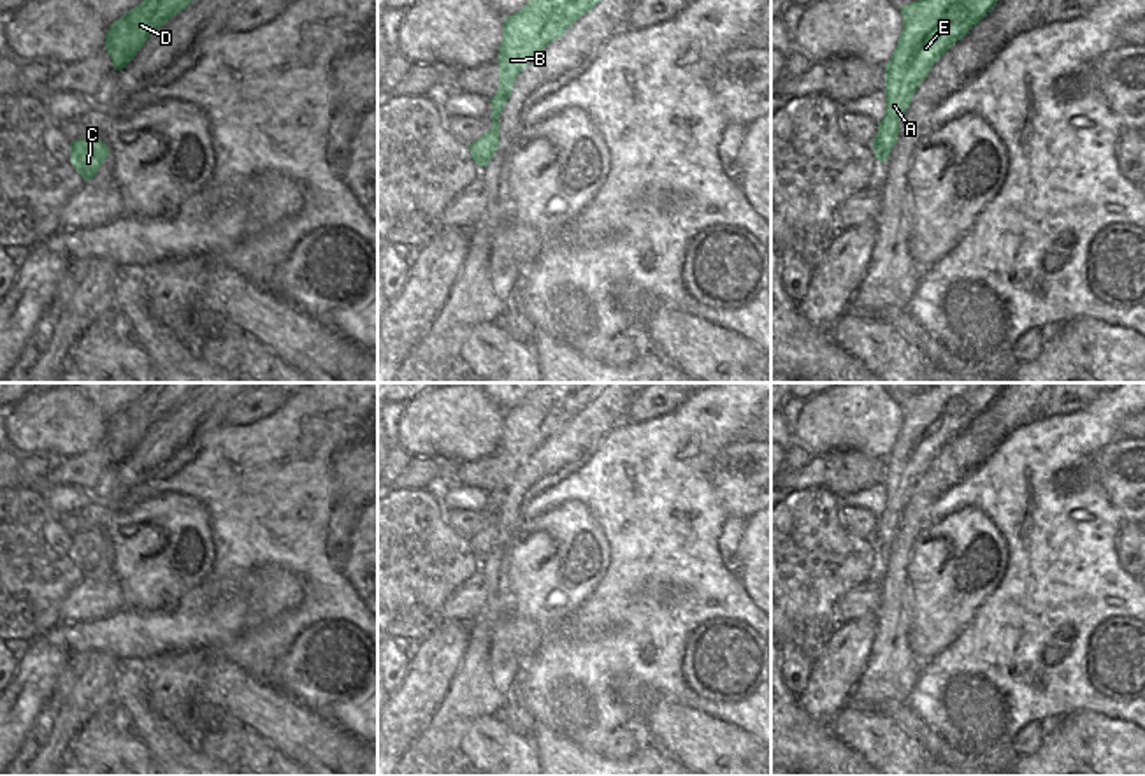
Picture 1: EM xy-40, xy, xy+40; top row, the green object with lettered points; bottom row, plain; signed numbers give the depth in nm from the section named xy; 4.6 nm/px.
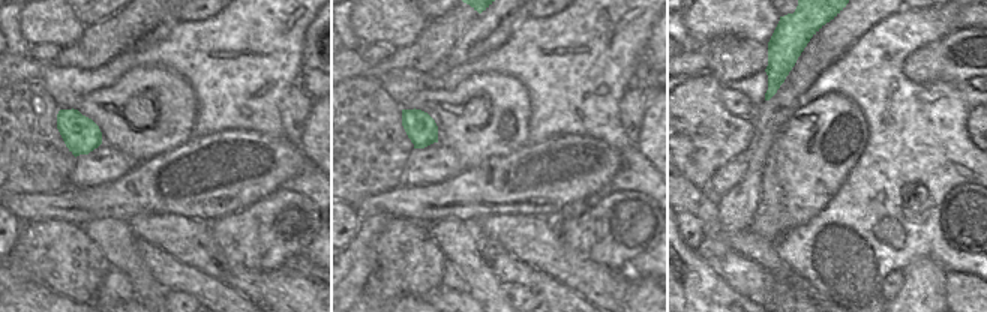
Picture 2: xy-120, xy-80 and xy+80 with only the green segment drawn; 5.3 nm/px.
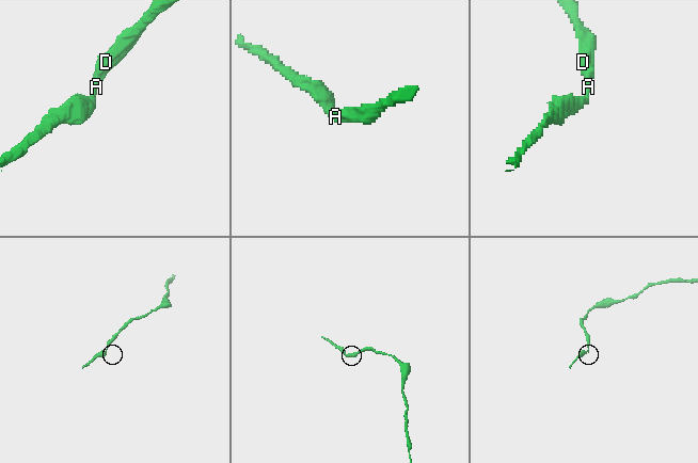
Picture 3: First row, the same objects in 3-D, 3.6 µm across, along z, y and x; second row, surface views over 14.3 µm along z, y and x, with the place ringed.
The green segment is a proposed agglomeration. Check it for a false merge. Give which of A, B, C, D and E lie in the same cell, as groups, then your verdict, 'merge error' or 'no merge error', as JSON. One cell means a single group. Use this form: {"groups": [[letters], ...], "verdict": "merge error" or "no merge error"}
{"groups": [["A", "B", "C", "D", "E"]], "verdict": "no merge error"}

